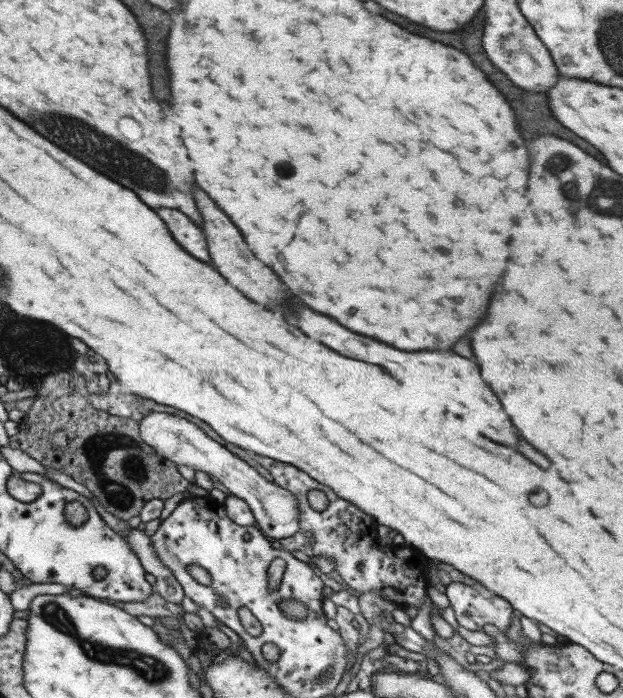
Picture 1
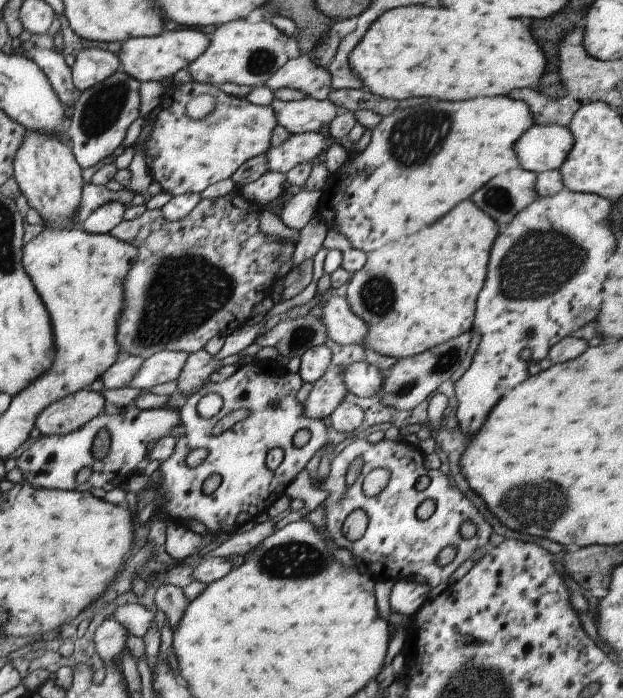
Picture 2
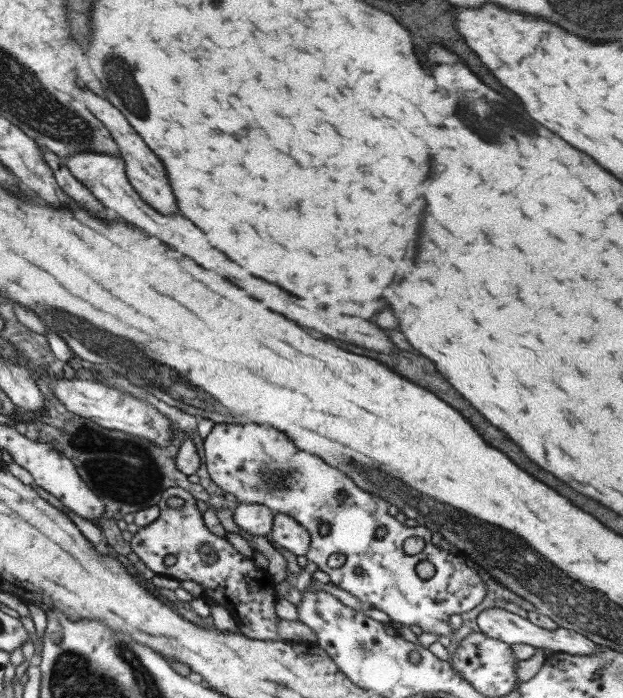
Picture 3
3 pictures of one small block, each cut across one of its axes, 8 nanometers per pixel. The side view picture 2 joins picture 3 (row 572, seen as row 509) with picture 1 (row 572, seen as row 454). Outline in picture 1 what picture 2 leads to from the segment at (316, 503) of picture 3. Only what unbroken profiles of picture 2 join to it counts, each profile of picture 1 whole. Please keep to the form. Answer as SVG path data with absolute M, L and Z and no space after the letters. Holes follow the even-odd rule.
M273 462L271 468L267 468L267 472L271 474L271 482L283 490L287 490L289 494L293 494L299 500L299 528L301 532L309 530L313 534L311 538L311 550L313 550L313 558L323 556L323 558L331 558L335 564L335 572L341 576L341 580L357 590L359 594L365 592L373 592L379 594L383 600L397 604L399 608L405 606L415 606L421 608L427 596L427 576L425 576L425 564L427 558L401 544L401 546L393 546L389 542L379 542L377 540L377 522L373 520L373 516L367 516L361 508L353 506L349 500L339 498L337 494L333 494L327 486L315 482L311 476L307 476L305 472L301 472L299 468L293 468L289 464L281 464L281 462ZM309 490L319 490L327 496L327 508L321 512L315 512L309 508L307 504L307 492Z

